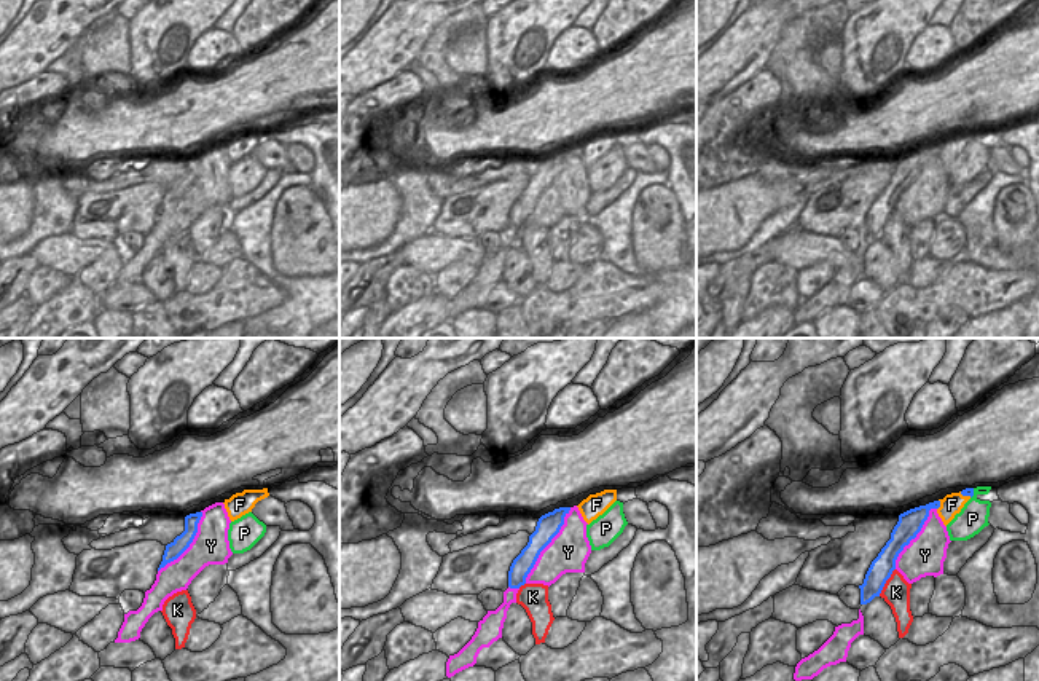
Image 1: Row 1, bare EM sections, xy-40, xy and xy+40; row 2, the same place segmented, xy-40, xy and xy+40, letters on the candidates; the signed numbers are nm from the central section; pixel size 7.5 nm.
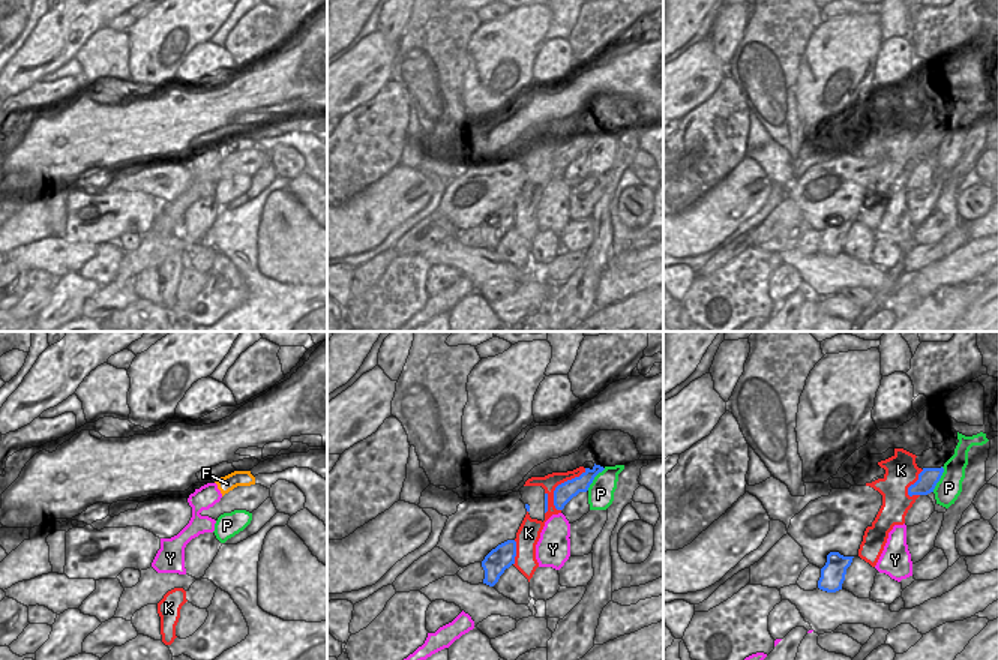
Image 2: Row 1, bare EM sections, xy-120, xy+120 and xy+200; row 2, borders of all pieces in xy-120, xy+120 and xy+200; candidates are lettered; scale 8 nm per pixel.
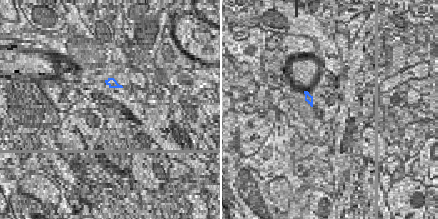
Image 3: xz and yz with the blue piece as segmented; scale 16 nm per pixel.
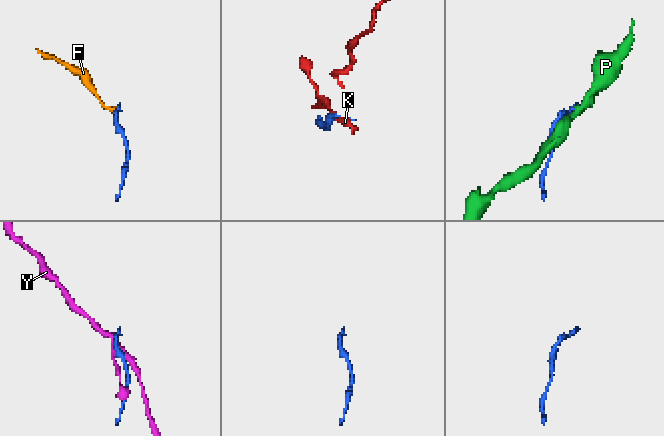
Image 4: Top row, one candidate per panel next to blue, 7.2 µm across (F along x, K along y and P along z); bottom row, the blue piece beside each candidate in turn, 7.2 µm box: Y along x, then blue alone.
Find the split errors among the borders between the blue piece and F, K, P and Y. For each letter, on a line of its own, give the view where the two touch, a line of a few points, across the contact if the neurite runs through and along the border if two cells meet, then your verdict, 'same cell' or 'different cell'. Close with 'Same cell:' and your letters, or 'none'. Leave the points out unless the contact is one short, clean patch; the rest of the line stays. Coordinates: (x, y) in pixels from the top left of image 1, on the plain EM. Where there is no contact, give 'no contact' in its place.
F: meets blue in xy+40; line xy+40 (939, 142), (937, 152); different cell
K: meets blue in xy+40; different cell
P: meets blue in xy+40; line xy+40 (974, 131), (971, 141); different cell
Y: meets blue in xy; different cell
Same cell: none

